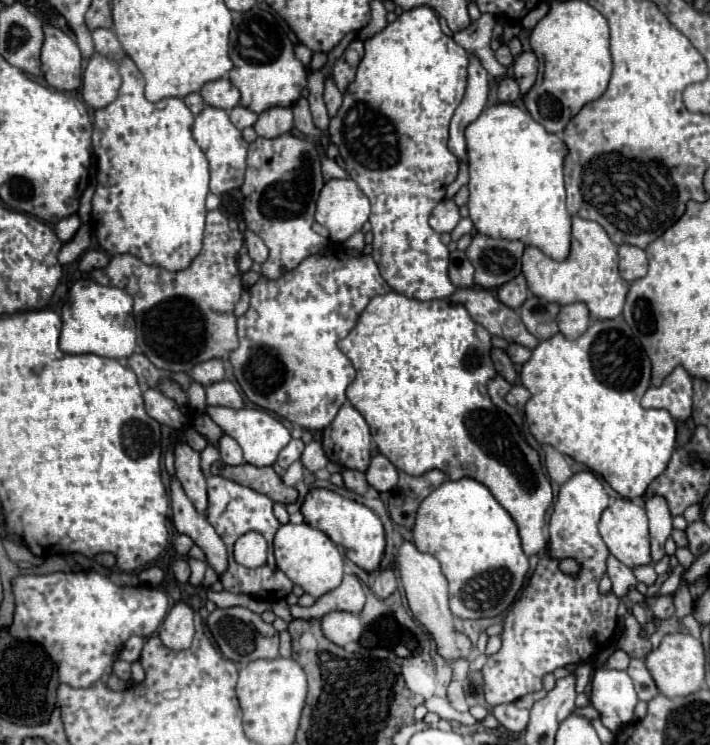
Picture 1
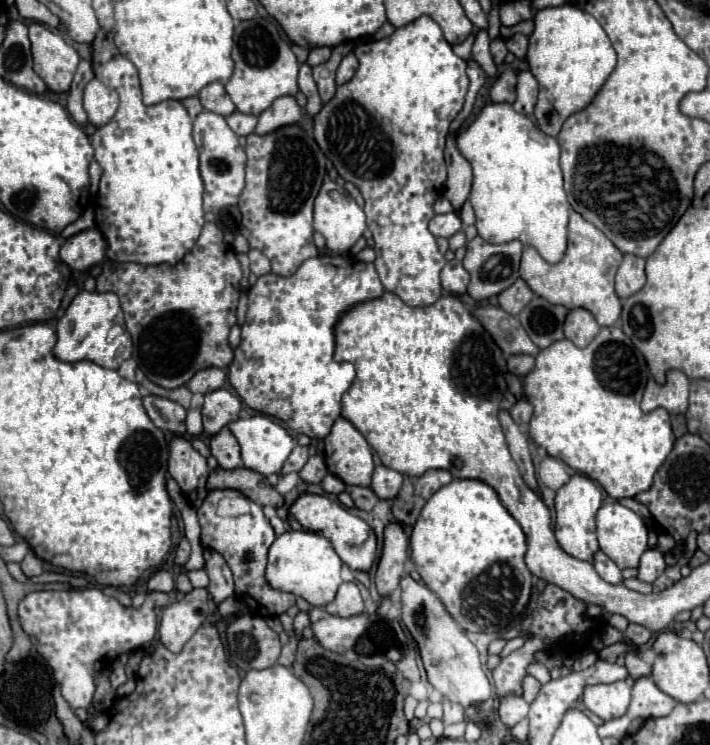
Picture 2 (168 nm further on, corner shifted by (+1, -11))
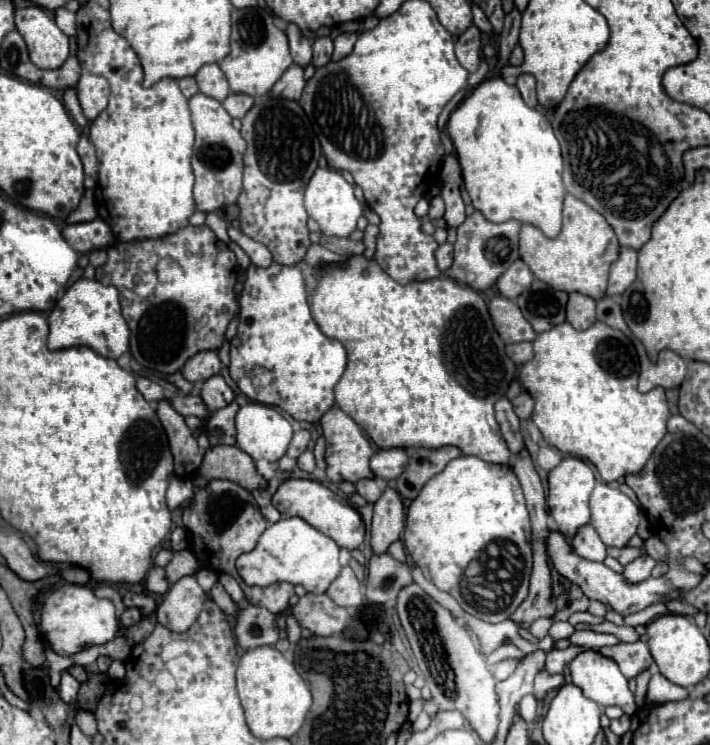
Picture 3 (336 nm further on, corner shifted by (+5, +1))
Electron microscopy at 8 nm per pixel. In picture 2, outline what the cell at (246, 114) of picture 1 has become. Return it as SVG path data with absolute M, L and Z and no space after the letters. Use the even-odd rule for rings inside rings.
M232 112L232 114L226 118L226 122L228 122L228 126L232 128L232 132L234 132L236 136L248 136L248 134L254 132L258 118L256 118L256 116L246 116L246 114L242 114L242 112Z

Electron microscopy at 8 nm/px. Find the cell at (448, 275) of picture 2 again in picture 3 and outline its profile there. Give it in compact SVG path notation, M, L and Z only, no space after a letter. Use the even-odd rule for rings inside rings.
M448 242L440 244L434 256L436 256L436 266L440 268L440 272L446 272L452 264L452 244L448 244Z

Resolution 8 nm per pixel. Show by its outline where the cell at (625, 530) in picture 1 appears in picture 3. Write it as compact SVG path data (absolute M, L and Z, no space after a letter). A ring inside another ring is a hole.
M606 482L596 484L590 496L590 510L590 524L596 528L606 546L622 548L636 534L640 522L638 506L616 486Z

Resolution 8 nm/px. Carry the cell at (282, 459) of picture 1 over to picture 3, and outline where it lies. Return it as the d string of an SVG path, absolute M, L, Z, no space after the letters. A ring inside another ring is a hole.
M308 430L294 432L294 438L292 438L290 446L288 446L288 456L298 458L308 448L308 442L310 442L310 432Z

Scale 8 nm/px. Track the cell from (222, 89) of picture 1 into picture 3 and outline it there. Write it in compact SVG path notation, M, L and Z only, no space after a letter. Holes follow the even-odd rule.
M204 64L196 74L196 82L198 82L200 92L210 98L224 100L230 94L228 80L224 72L218 68L218 64Z

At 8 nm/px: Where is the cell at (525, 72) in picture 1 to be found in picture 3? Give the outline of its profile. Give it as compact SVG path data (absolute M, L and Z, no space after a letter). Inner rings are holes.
M520 74L518 76L518 82L516 82L516 88L520 90L522 98L526 100L526 104L530 108L536 108L538 106L538 100L536 100L536 80L534 80L534 76Z

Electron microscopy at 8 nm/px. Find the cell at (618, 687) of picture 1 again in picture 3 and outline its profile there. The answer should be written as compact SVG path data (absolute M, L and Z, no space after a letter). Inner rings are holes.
M582 650L570 662L568 670L572 682L602 708L620 706L628 716L636 712L628 680L624 678L624 674L612 658L602 656L596 650Z

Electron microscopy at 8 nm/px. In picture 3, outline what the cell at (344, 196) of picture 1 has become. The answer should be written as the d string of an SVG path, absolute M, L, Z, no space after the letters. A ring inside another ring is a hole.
M318 168L314 172L314 176L306 186L304 204L306 204L308 216L318 222L322 234L326 236L340 236L340 238L350 236L356 230L358 218L362 216L362 206L354 196L352 184L338 170L332 170L332 168Z

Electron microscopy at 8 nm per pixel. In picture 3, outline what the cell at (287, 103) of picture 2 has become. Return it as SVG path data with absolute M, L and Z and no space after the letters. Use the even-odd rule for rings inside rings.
M292 64L282 78L270 90L270 96L286 96L290 100L300 100L304 88L304 68L300 64Z

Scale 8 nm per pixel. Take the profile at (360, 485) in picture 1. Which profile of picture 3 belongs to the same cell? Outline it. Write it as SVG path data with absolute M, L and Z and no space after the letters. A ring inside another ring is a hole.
M374 478L356 482L356 492L358 492L362 498L366 498L368 502L372 502L372 504L374 504L374 502L380 498L380 494L382 494L380 484L378 484L378 480L374 480Z

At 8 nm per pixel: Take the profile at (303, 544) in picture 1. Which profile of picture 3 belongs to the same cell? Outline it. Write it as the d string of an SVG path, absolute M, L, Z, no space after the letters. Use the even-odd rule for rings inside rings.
M282 518L266 528L252 552L238 556L236 570L248 586L264 588L282 580L290 584L302 584L308 592L322 594L342 570L338 562L338 552L340 548L330 536L318 532L302 518Z

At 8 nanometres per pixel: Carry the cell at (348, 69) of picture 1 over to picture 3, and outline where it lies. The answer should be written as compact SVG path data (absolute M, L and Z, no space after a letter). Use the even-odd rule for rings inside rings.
M358 32L338 34L334 38L334 54L332 54L332 60L342 60L344 56L348 56L352 52L352 48L354 48L356 38L358 38Z

